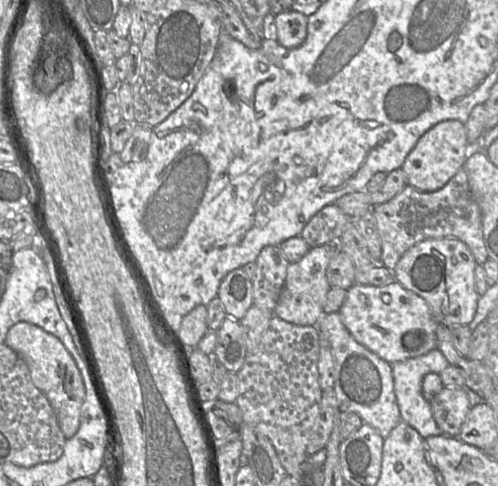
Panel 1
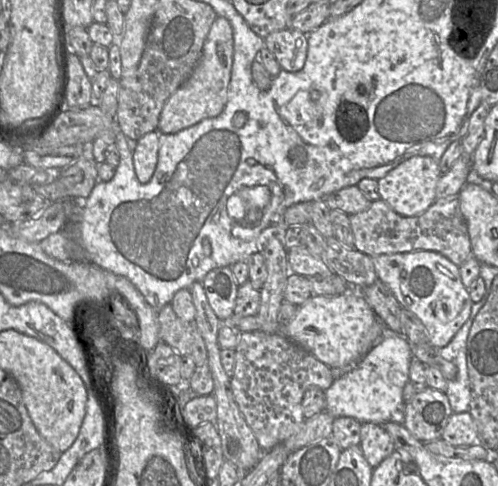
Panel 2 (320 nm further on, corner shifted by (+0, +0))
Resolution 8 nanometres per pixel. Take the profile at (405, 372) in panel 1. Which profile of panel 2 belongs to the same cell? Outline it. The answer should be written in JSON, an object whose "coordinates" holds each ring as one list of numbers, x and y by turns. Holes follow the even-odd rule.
{"coordinates":[[386,329,386,335,372,346,359,363,353,366,350,371,335,379,333,384,325,390,326,411,335,418,346,416,362,423,384,424,395,422,403,424,406,405,403,400,403,388,410,382,409,369,412,358,413,354,408,340,403,335]]}

